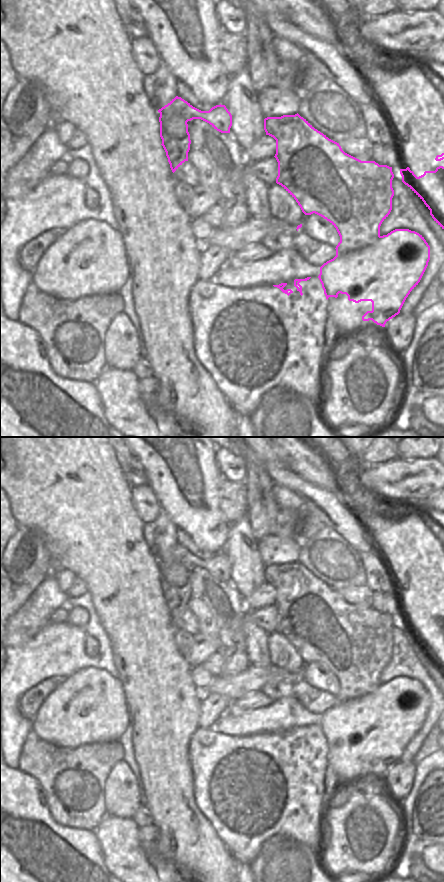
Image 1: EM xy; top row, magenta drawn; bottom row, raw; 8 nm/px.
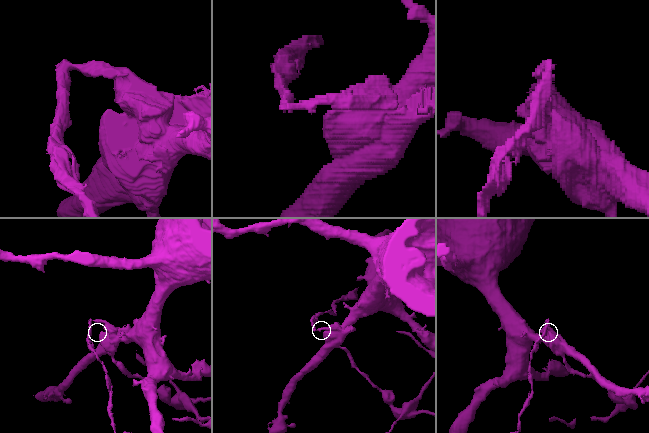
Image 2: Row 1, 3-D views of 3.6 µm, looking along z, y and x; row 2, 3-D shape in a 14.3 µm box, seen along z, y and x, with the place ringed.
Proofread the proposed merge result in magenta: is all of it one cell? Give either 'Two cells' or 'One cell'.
Two cells

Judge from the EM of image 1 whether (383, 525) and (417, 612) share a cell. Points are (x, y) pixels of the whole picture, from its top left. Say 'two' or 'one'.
one

